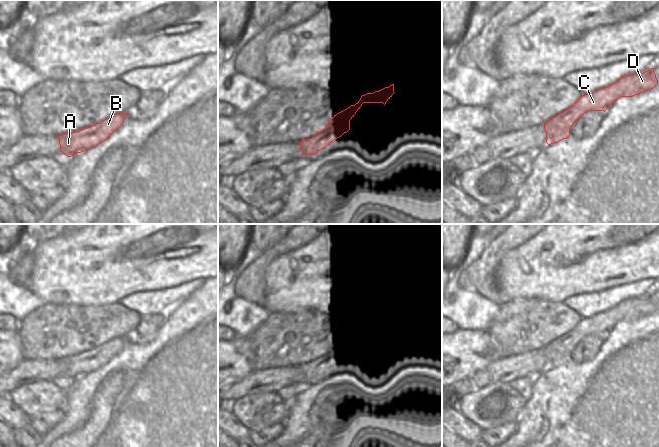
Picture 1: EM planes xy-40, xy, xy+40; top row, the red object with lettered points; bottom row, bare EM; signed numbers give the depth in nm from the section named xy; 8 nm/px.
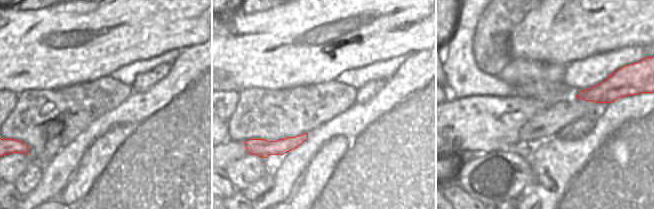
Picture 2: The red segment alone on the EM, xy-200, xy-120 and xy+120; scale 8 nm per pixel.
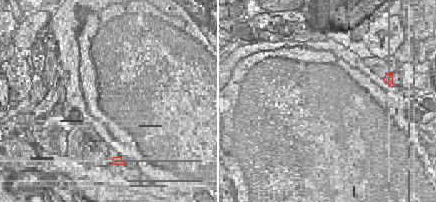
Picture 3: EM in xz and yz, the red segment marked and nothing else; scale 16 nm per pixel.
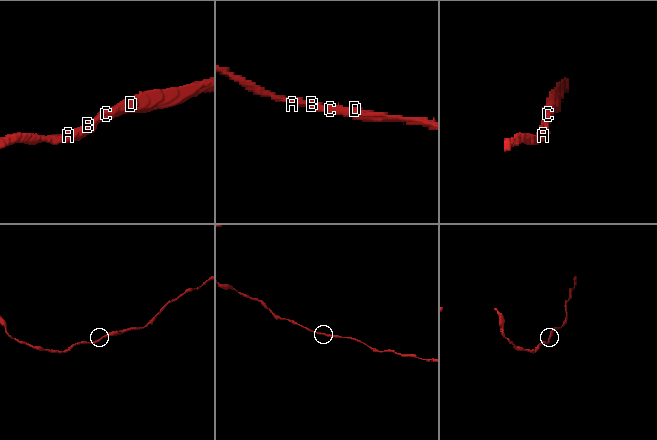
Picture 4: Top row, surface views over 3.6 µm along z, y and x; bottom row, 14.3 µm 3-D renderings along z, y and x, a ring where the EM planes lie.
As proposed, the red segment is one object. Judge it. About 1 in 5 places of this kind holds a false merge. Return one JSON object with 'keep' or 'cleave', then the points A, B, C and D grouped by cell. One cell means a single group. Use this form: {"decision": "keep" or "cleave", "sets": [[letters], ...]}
{"decision": "keep", "sets": [["A", "B", "C", "D"]]}

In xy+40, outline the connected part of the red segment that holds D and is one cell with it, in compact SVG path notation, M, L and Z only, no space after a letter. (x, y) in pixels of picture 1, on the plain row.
M654 292L627 299L593 317L582 319L571 331L544 347L546 367L551 369L570 361L570 352L589 335L606 335L621 321L633 321L658 308Z

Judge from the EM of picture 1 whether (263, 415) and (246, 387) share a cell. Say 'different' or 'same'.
different

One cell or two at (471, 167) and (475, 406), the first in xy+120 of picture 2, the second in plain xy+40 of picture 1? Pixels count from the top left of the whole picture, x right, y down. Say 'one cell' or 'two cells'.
one cell

